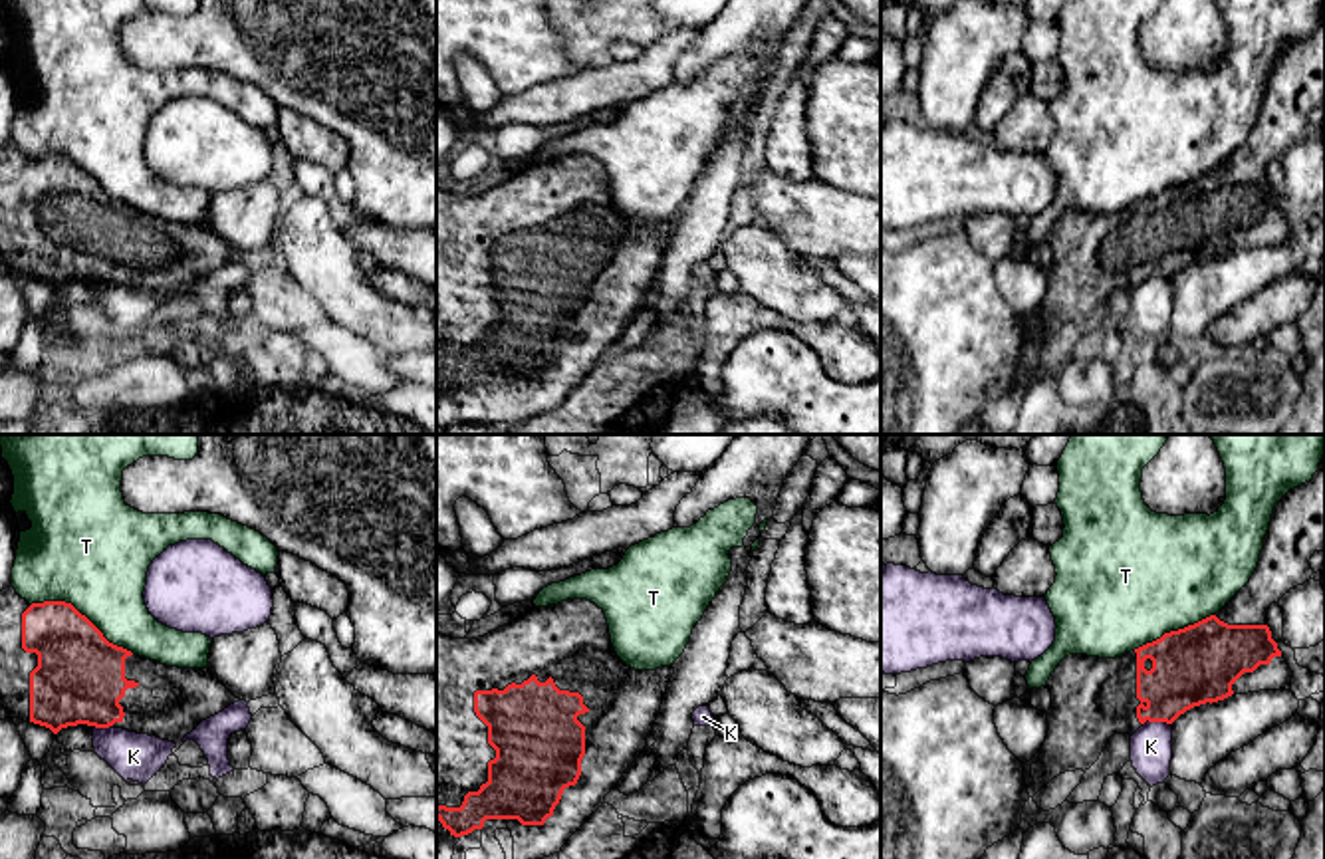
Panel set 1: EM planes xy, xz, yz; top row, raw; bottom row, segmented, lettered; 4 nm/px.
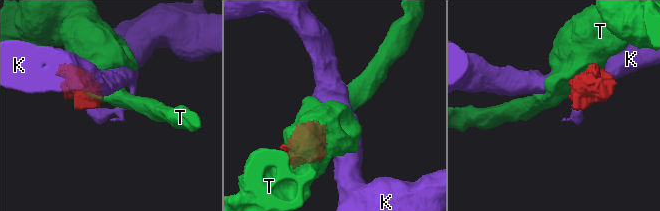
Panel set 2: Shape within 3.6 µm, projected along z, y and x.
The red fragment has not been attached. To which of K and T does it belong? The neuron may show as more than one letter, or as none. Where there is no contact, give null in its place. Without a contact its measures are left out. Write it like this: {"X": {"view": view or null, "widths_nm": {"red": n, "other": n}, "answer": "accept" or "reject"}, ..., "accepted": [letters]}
{"K": {"view": "yz", "widths_nm": {"red": 300, "other": 180}, "answer": "reject"}, "T": {"view": "xy", "widths_nm": {"red": 360, "other": 440}, "answer": "reject"}, "accepted": []}

